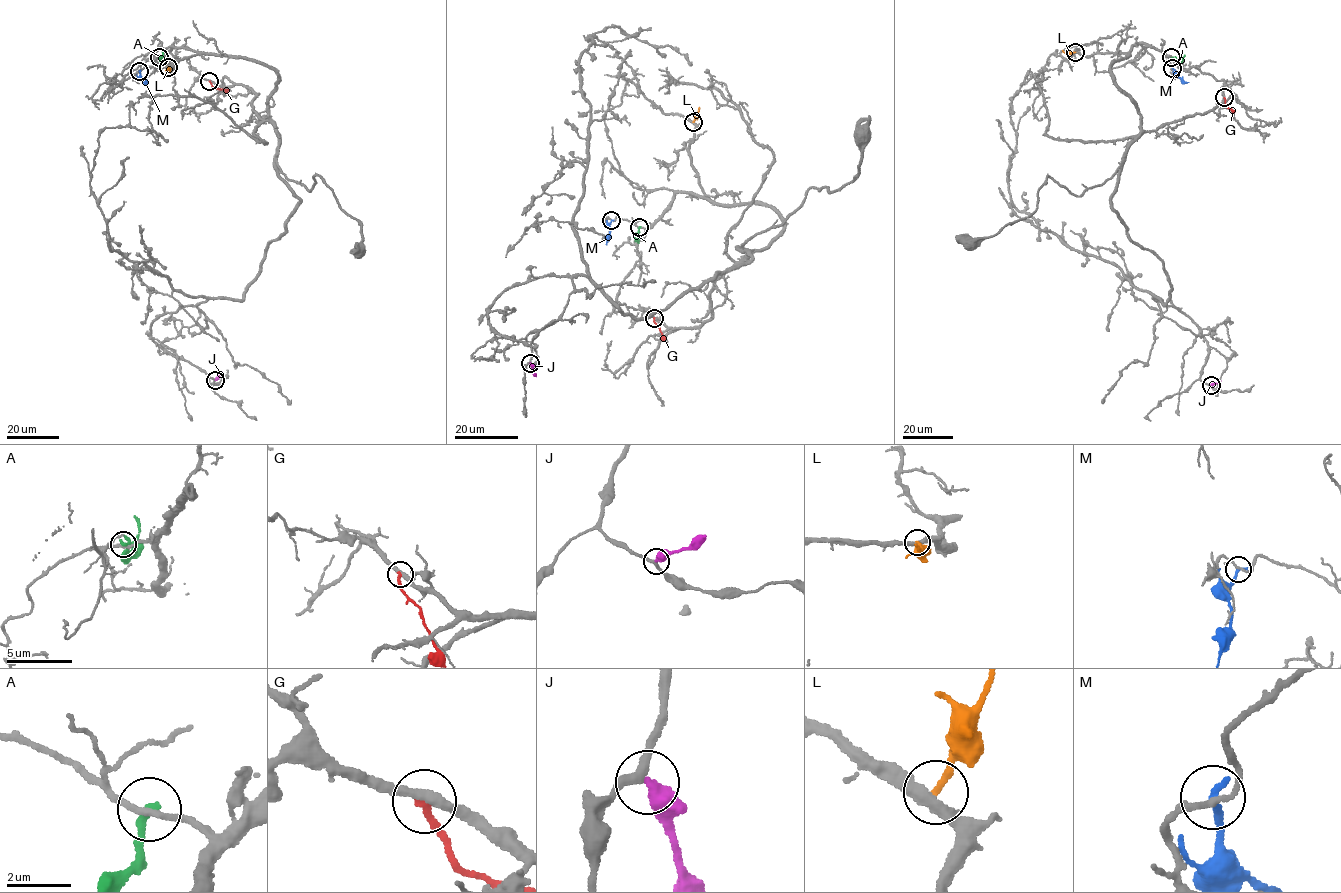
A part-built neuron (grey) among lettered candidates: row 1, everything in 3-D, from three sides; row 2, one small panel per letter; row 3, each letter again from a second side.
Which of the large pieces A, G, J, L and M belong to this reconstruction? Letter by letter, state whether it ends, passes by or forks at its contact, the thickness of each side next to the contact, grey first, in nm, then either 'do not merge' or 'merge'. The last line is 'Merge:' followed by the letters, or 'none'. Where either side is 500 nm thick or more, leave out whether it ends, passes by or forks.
A: it ends there; 200 nm thick on the grey side, 320 nm on the other; do not merge
G: it ends there; 320 nm thick on the grey side, 200 nm on the other; do not merge
J: it ends there; 240 nm thick on the grey side, 480 nm on the other; merge
L: it ends there; 360 nm thick on the grey side, 200 nm on the other; do not merge
M: it ends there; 140 nm thick on the grey side, 240 nm on the other; do not merge
Merge: J

